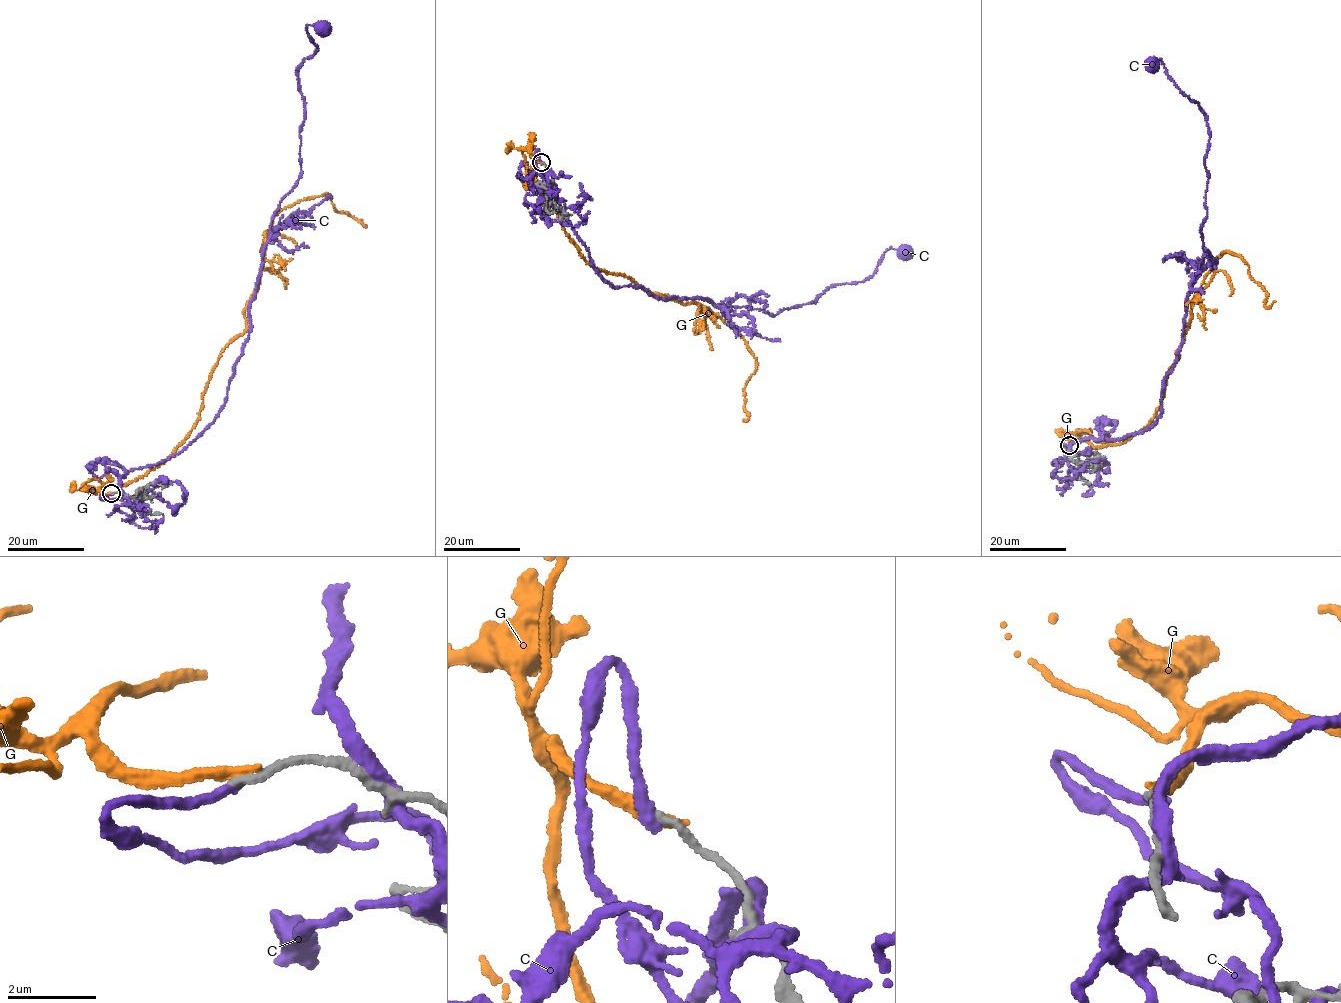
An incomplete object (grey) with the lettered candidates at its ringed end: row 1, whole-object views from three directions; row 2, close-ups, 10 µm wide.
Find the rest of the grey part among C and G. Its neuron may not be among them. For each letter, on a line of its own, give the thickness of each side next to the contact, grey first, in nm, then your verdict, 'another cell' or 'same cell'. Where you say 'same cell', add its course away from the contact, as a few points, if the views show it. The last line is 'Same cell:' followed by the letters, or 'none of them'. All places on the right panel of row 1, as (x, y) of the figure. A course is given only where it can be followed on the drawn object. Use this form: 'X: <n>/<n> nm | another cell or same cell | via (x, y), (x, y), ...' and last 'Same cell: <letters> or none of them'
C: 200/260 nm | another cell
G: 220/280 nm | another cell
Same cell: none of them

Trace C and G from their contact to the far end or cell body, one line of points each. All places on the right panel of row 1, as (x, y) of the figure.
C: (1069, 445), (1096, 471), (1069, 467), (1071, 443), (1155, 422), (1203, 258), (1206, 116), (1160, 60), (1152, 65)
G: (1069, 445), (1122, 443), (1149, 422), (1192, 301), (1224, 251), (1242, 256), (1265, 305), (1274, 300)

